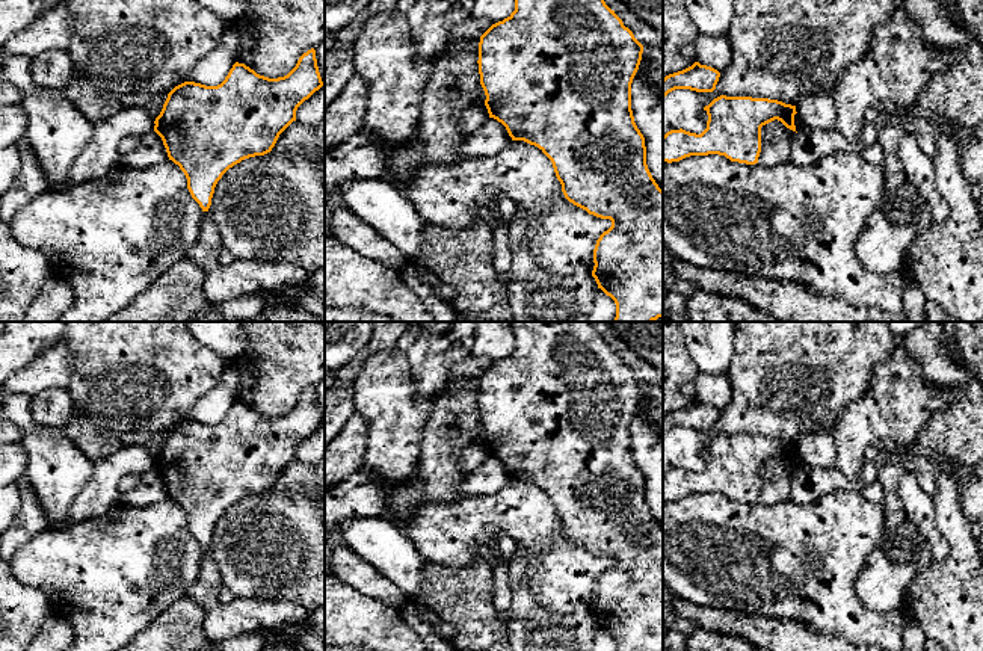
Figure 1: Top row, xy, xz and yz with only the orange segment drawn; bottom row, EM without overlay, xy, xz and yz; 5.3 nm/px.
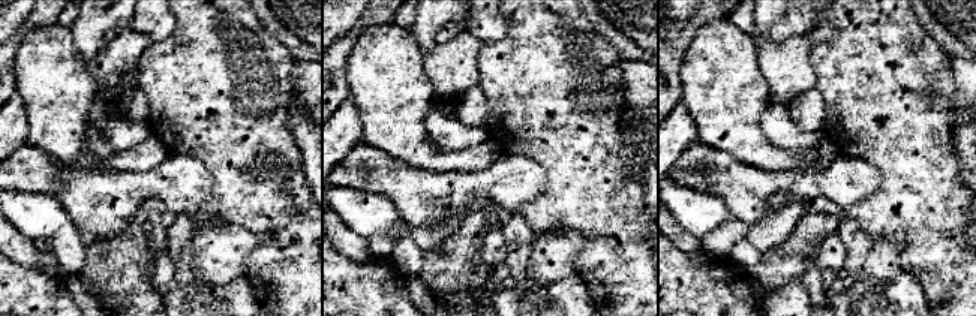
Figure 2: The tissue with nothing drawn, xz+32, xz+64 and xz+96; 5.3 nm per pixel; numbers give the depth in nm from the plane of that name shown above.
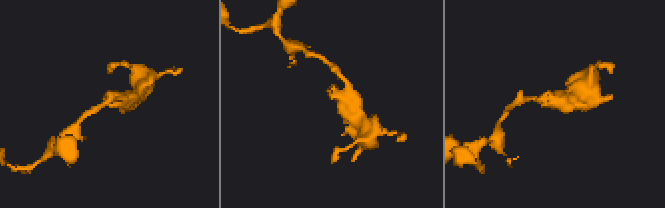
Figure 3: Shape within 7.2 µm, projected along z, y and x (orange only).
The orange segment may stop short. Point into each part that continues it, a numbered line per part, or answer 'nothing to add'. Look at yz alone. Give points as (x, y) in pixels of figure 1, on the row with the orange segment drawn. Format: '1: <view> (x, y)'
nothing to add

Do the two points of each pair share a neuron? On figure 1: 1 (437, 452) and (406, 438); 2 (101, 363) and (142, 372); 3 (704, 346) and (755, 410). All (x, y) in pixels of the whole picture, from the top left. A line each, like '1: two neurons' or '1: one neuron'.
1: two neurons
2: one neuron
3: two neurons

